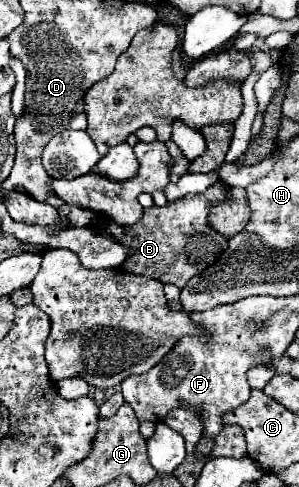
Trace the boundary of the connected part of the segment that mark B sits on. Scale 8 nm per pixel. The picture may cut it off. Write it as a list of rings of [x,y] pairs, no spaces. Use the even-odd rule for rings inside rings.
[[[216,182],[202,194],[186,194],[162,208],[152,206],[144,210],[142,218],[136,224],[126,226],[124,236],[120,238],[120,244],[128,248],[128,258],[122,264],[126,272],[184,288],[192,276],[204,272],[228,248],[228,236],[214,232],[208,224],[210,208],[226,198],[228,188],[222,182]]]

